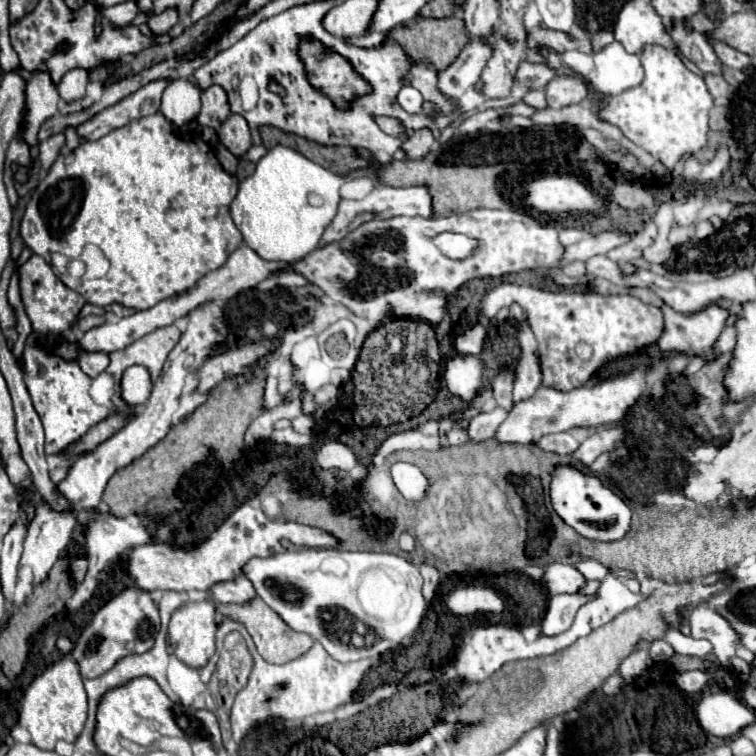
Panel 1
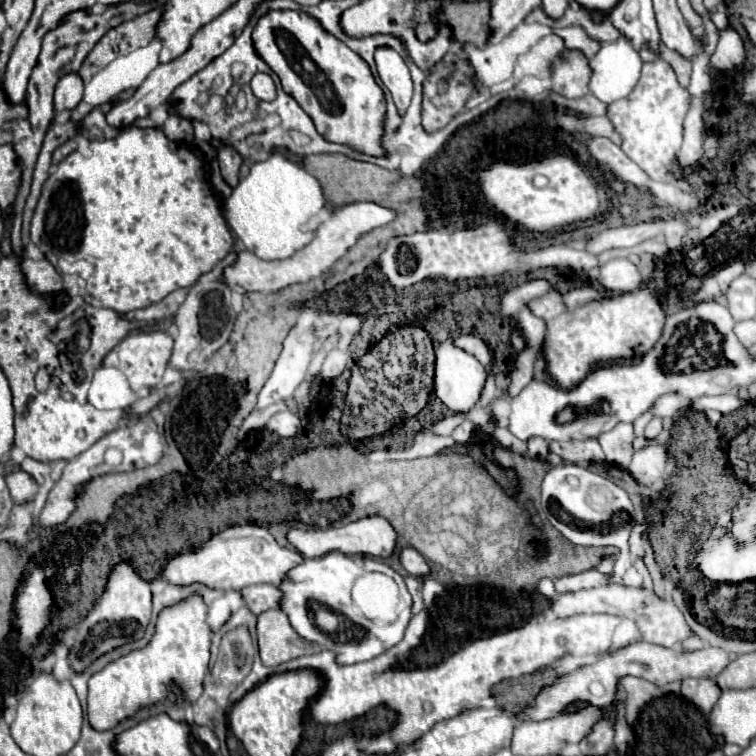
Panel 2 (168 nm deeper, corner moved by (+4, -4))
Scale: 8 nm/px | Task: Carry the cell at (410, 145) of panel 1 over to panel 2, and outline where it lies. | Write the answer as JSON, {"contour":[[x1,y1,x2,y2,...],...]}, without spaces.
{"contour":[[447,54,443,60,439,60,429,72,423,82,423,126,427,132,435,132,437,128,447,126,453,116,457,116,465,102,475,92,477,74,475,68,467,62,467,58,459,58,455,54]]}

